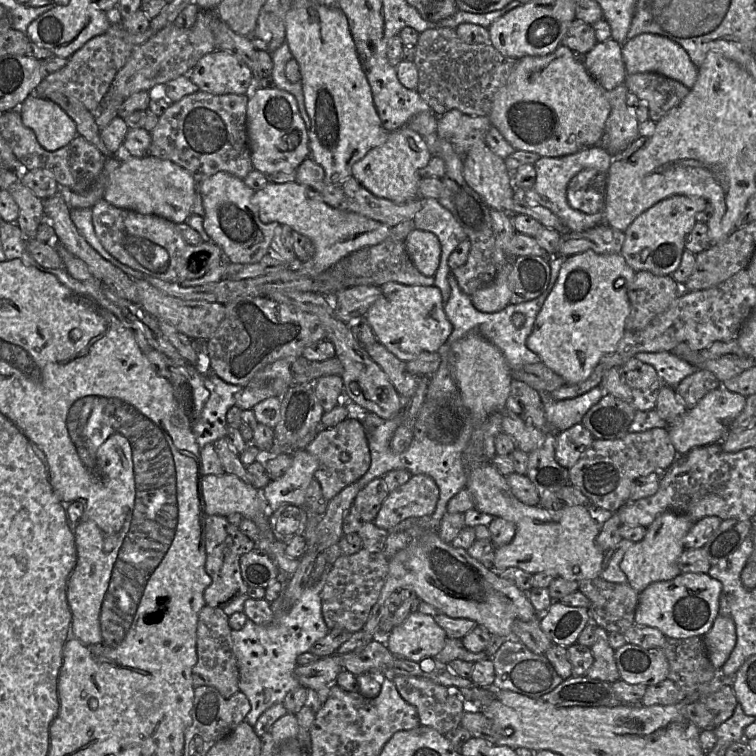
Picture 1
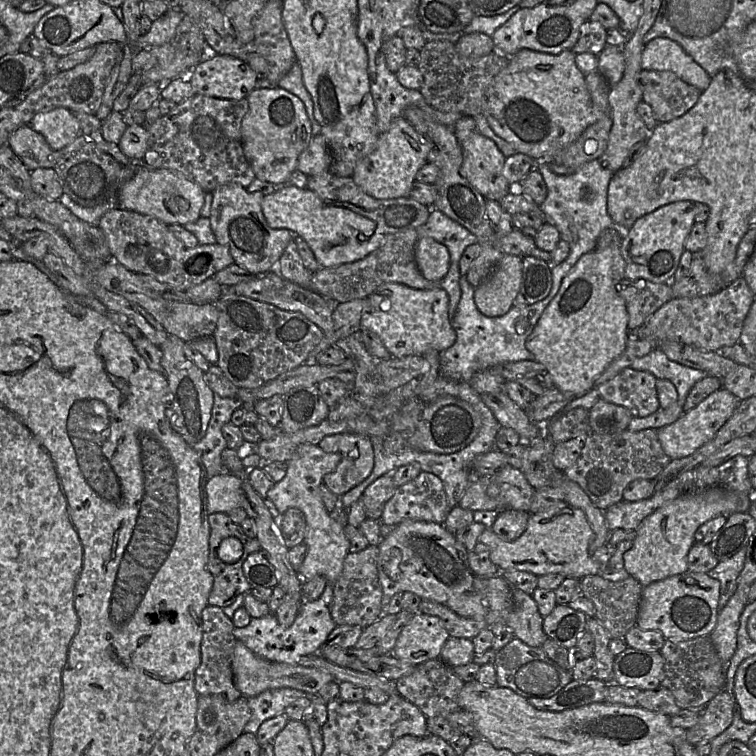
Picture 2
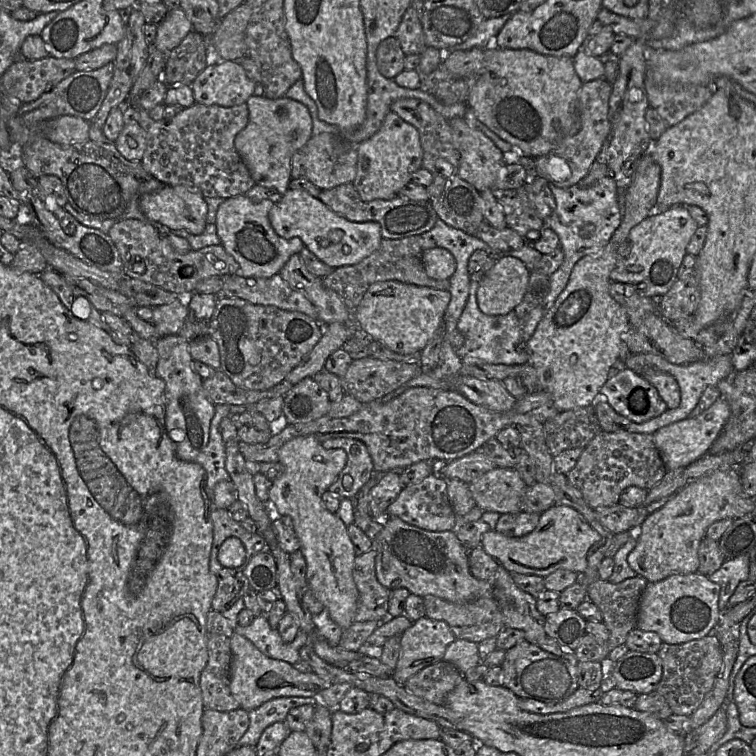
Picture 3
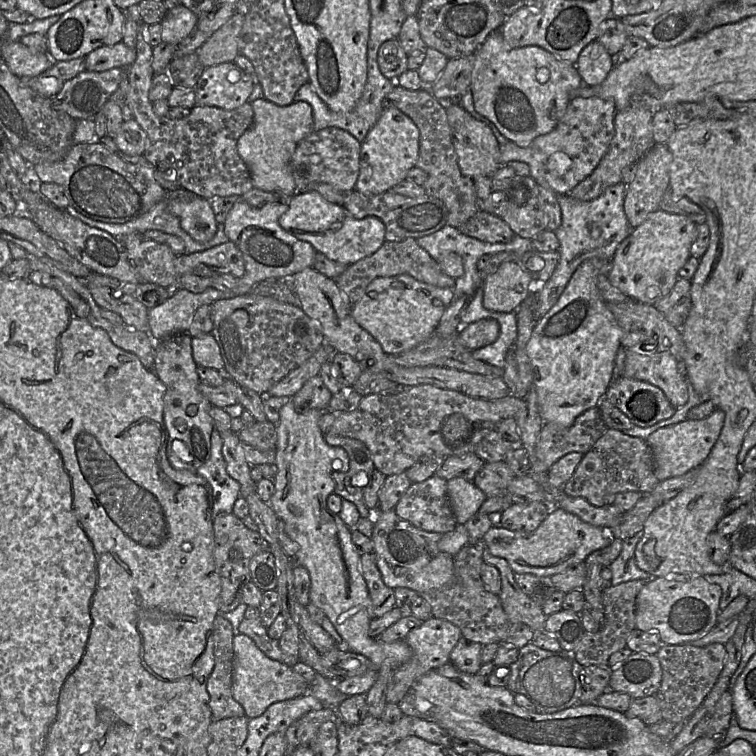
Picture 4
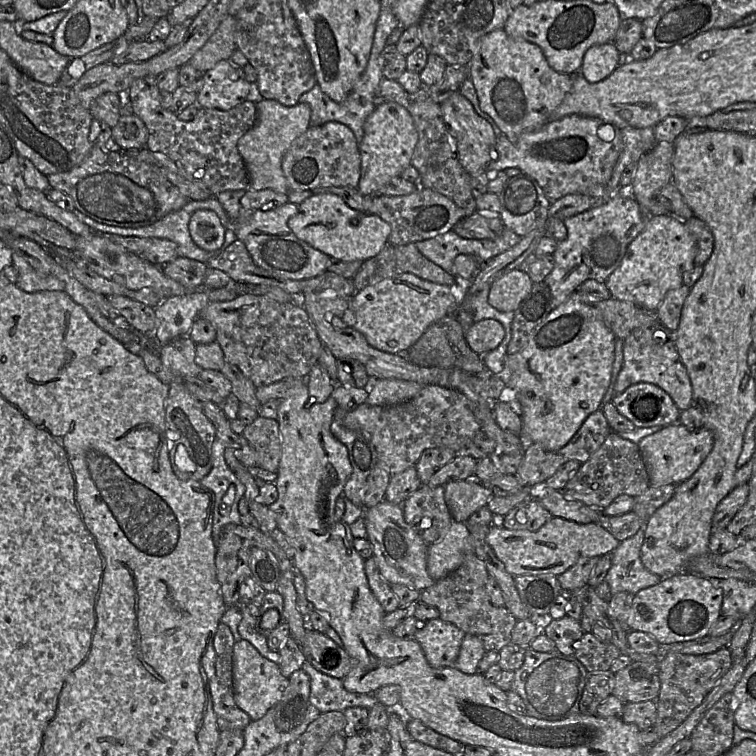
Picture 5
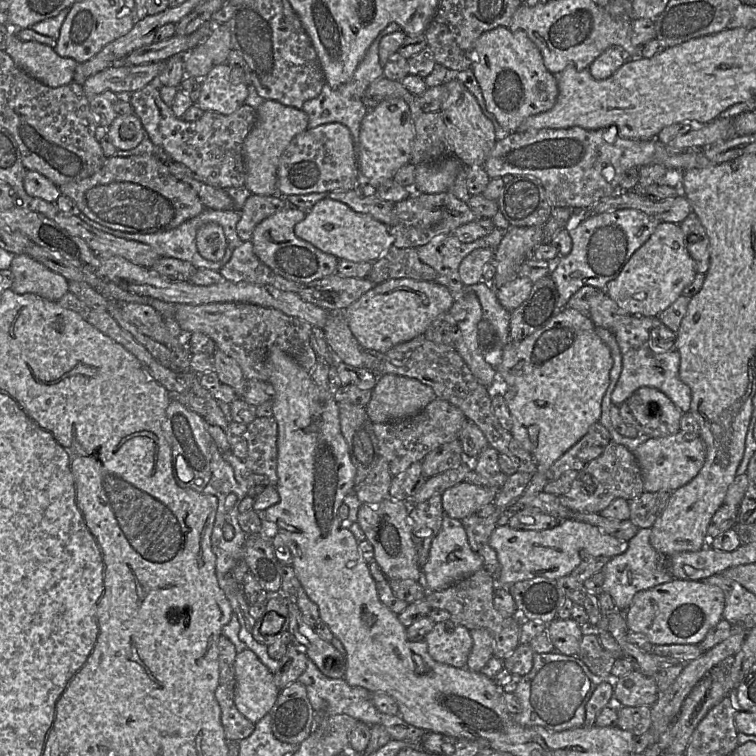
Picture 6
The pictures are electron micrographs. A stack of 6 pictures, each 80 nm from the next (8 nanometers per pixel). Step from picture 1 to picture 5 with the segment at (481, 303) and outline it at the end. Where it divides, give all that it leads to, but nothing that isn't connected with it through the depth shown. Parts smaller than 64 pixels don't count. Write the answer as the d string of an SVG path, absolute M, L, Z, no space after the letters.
M513 269L493 282L488 302L500 312L515 312L532 287L533 282L525 272Z

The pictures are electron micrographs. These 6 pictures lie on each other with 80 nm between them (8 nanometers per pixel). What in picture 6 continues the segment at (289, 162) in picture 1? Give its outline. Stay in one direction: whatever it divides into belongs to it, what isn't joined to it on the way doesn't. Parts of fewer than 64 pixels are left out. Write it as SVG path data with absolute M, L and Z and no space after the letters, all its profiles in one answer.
M264 100L257 108L257 120L242 146L246 171L244 186L251 194L282 196L277 188L279 159L293 138L307 129L308 115L302 109L283 105L275 100Z

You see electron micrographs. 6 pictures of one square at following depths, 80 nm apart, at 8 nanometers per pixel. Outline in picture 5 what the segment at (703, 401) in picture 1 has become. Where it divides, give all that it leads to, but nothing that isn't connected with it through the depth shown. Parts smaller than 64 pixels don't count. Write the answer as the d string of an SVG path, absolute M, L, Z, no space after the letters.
M680 422L666 425L658 432L643 438L638 447L646 464L650 486L680 484L688 480L700 467L713 448L713 433L700 427L688 430Z

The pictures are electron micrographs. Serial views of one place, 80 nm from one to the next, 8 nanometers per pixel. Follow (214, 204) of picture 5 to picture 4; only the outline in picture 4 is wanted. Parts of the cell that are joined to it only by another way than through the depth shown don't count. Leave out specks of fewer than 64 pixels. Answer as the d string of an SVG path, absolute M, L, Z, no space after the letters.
M168 198L157 203L145 215L138 219L124 224L113 224L96 221L86 217L69 205L67 211L74 218L79 219L84 224L106 231L110 235L126 235L134 232L144 233L149 230L159 230L181 238L185 244L184 254L201 252L229 241L224 232L224 225L217 224L217 231L214 237L207 242L195 241L185 230L181 228L180 220L177 216L168 211L170 200Z

